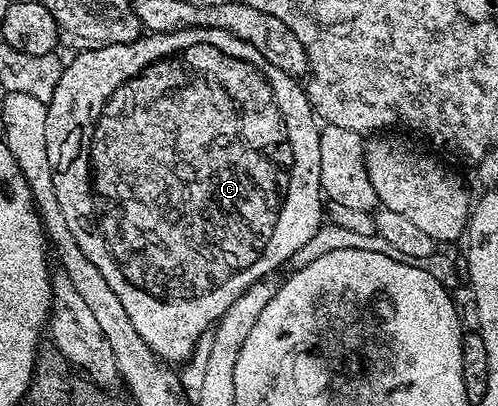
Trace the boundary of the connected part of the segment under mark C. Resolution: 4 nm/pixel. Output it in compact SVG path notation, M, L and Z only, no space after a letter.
M190 27L184 30L177 30L171 36L172 44L159 51L152 47L152 43L143 37L137 37L131 43L105 43L103 45L92 45L81 55L76 55L72 60L67 60L62 77L54 89L52 98L48 103L48 112L46 113L46 157L50 161L50 169L54 177L54 194L58 197L58 205L62 205L62 213L66 217L66 225L70 225L70 233L74 233L74 241L78 241L78 246L82 248L82 253L94 261L94 266L98 268L98 273L106 277L110 289L114 289L114 294L118 296L118 301L122 301L126 314L130 317L130 322L134 329L138 329L138 337L150 345L150 349L159 357L160 360L169 365L180 365L185 361L191 360L192 350L196 347L196 342L200 338L209 334L210 328L220 322L220 318L234 305L234 301L250 285L254 285L259 279L271 276L272 271L276 271L280 266L287 264L294 253L298 252L305 239L313 237L317 233L321 224L325 222L325 204L322 202L322 192L320 189L320 133L318 120L310 104L308 104L308 92L303 86L300 87L293 76L288 75L277 65L271 64L267 57L263 55L252 44L240 40L238 36L232 35L221 28L210 27Z

